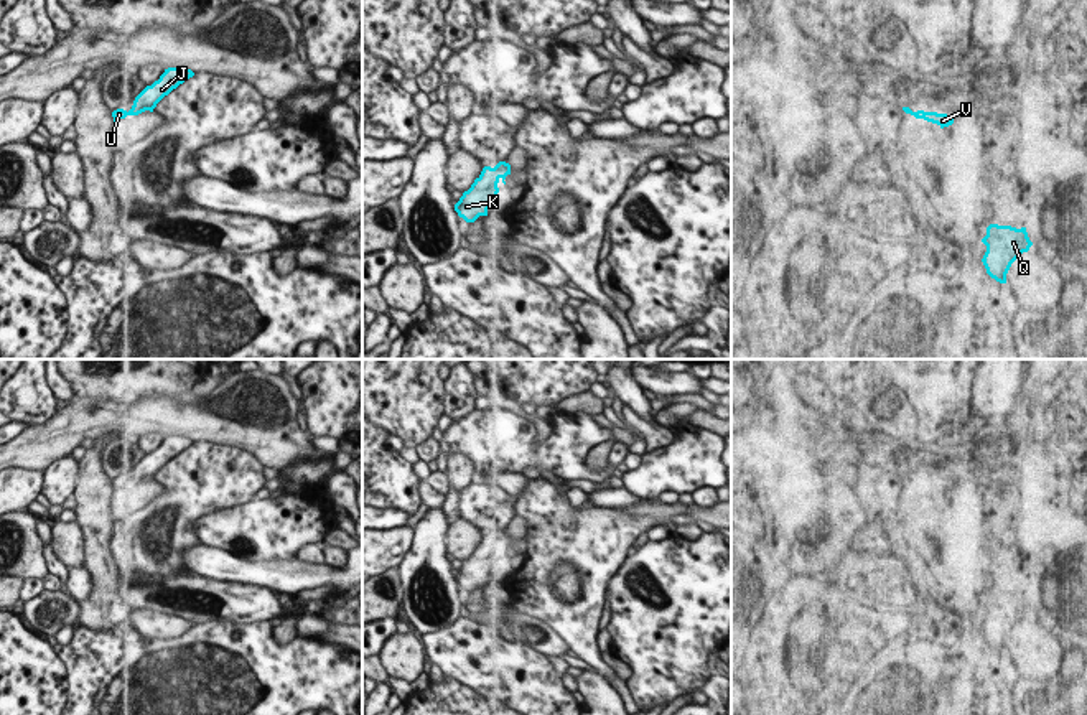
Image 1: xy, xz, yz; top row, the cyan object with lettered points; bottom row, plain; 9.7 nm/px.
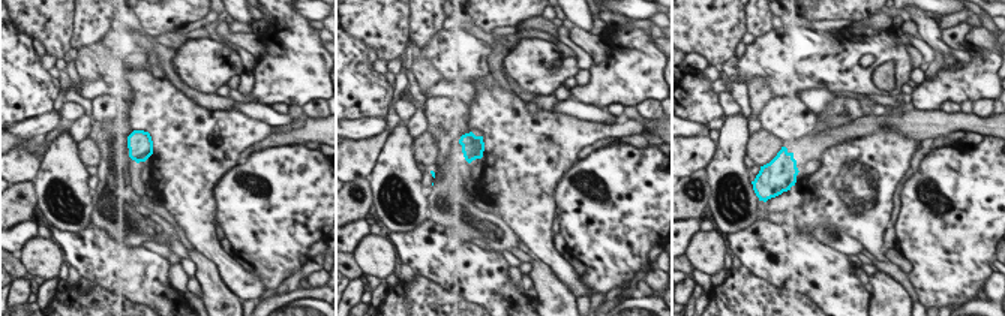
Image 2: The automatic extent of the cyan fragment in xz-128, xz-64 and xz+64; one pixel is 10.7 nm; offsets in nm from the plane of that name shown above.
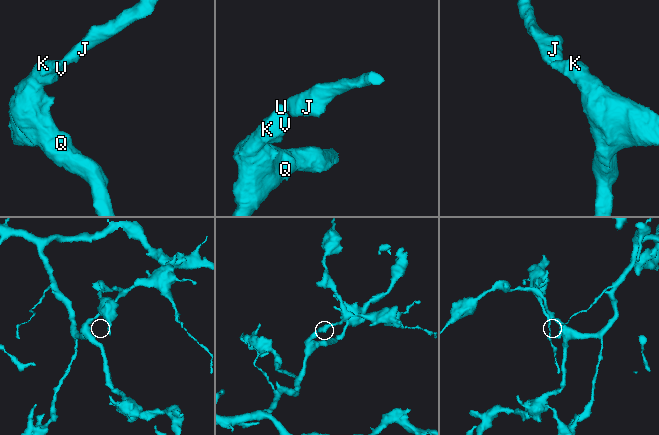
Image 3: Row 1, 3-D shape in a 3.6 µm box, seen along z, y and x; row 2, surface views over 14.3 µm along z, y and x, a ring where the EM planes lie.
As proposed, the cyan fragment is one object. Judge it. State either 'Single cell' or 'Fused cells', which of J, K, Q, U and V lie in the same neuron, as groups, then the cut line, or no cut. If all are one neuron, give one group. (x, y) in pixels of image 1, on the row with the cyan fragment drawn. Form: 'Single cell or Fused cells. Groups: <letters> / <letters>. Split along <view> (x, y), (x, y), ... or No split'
Single cell. Groups: J K Q U V. No split.

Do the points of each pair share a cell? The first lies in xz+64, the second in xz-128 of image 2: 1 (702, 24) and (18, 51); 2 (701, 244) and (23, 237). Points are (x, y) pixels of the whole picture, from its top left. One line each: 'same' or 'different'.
1: different
2: different

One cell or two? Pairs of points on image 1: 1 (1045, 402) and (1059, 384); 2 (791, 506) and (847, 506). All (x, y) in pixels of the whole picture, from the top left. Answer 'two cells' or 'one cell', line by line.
1: one cell
2: one cell

